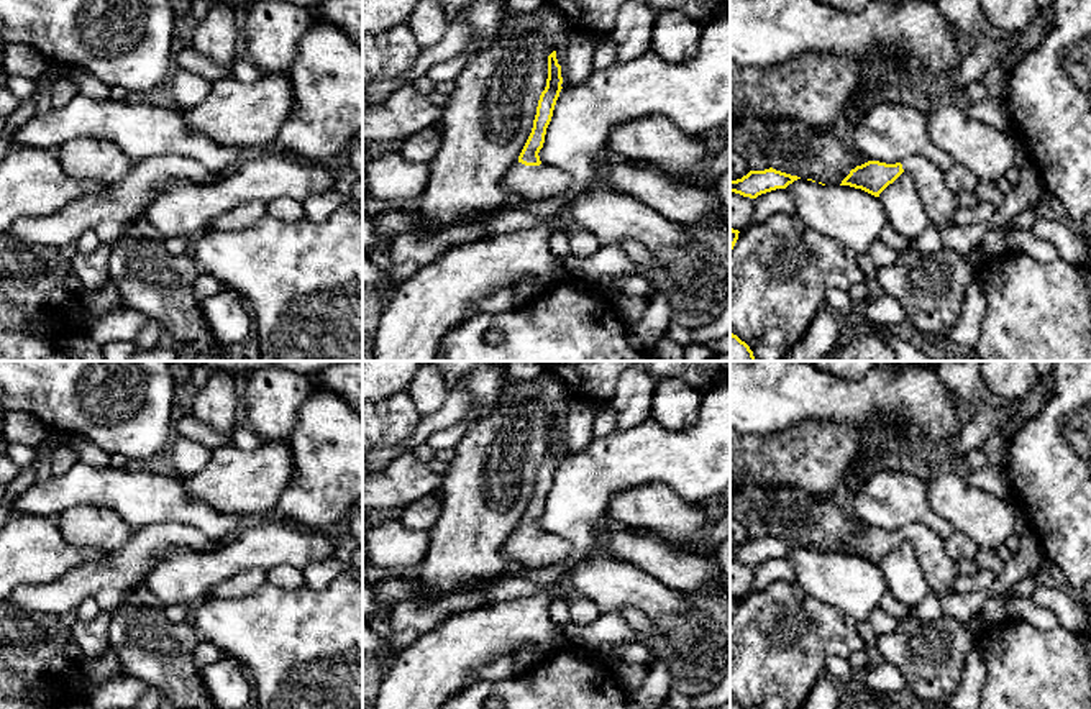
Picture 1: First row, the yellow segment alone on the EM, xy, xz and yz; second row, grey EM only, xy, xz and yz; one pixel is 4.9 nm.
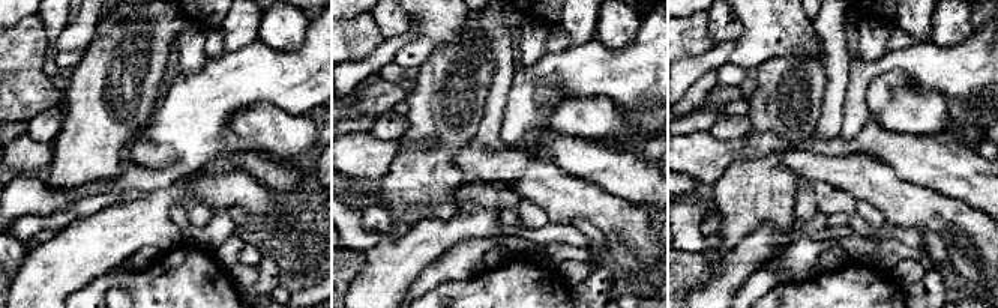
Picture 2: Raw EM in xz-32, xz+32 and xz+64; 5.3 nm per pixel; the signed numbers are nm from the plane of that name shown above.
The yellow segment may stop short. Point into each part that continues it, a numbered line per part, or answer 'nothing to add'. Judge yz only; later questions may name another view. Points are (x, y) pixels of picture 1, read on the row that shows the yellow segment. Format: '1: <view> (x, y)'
1: yz (940, 204)

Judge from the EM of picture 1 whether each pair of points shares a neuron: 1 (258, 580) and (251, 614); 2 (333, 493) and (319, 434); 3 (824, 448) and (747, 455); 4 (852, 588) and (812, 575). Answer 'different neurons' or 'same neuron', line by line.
1: different neurons
2: same neuron
3: same neuron
4: same neuron

